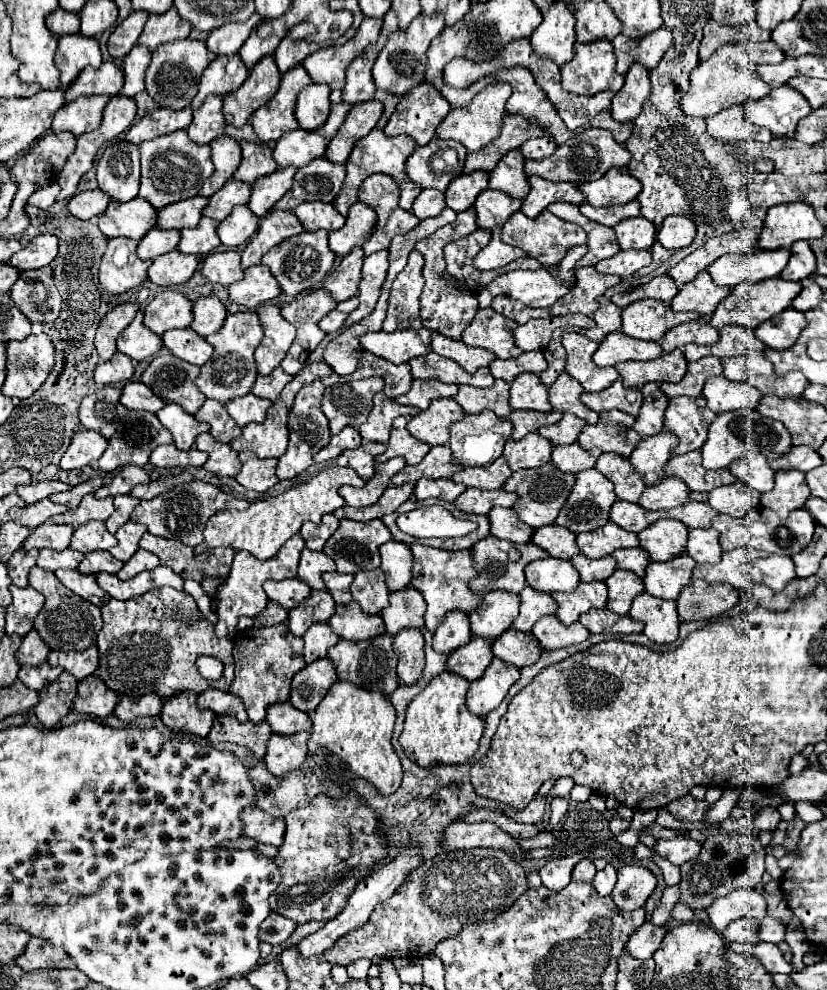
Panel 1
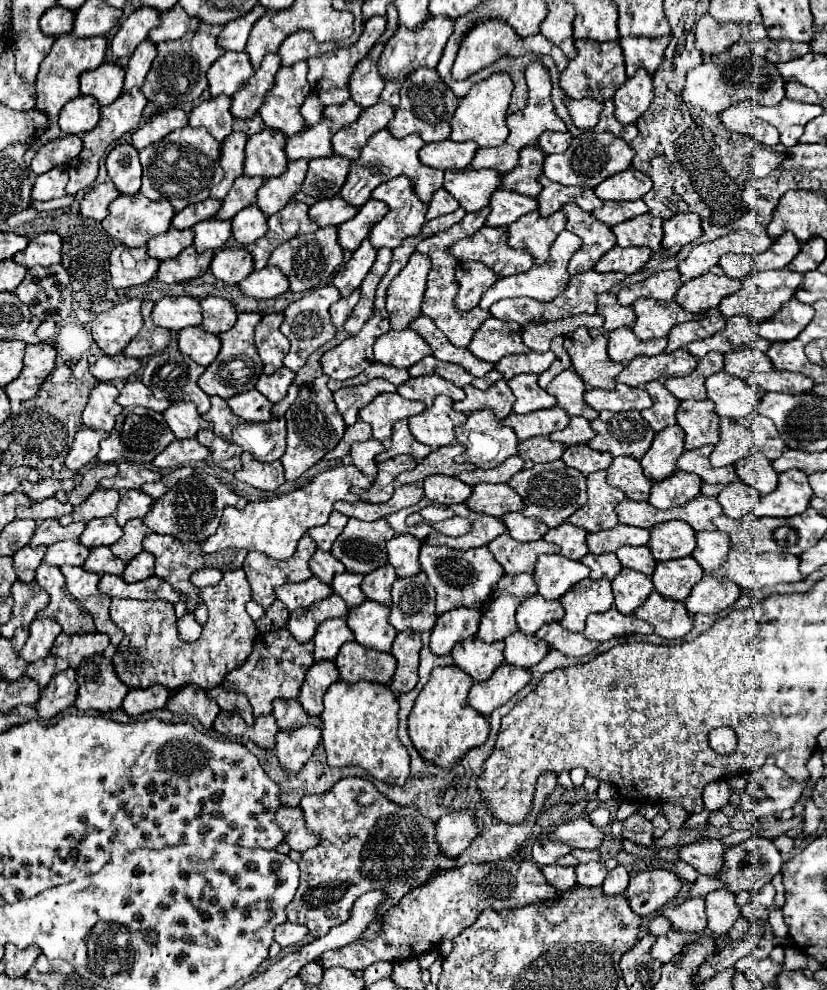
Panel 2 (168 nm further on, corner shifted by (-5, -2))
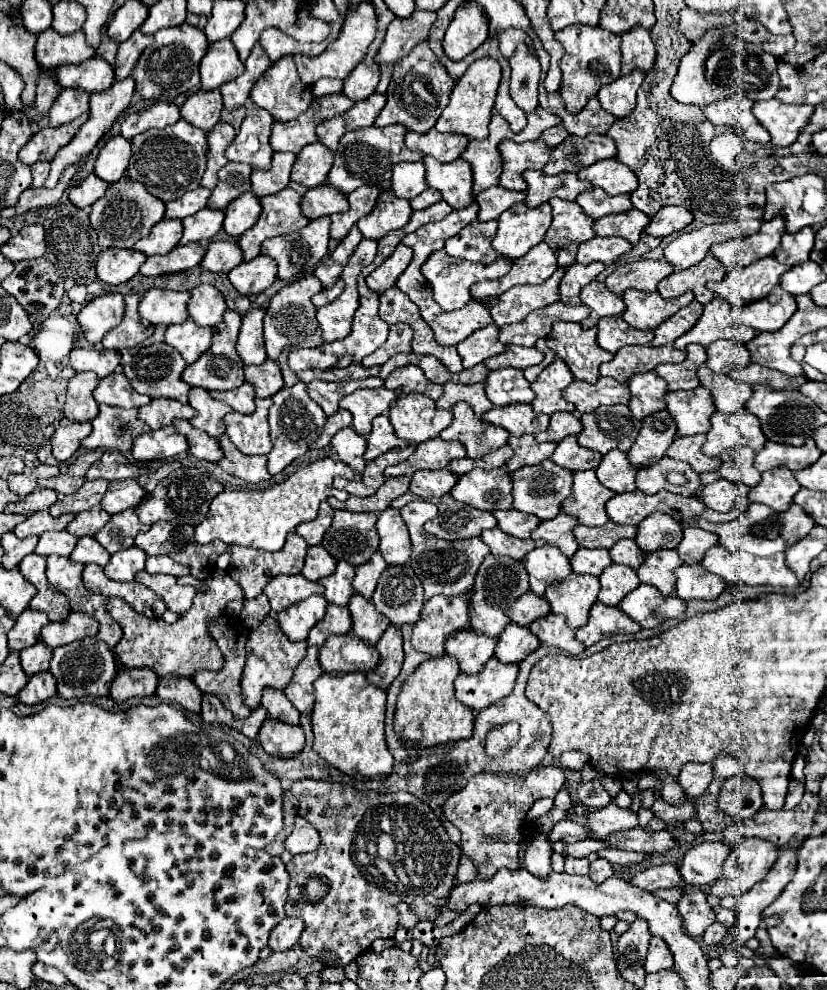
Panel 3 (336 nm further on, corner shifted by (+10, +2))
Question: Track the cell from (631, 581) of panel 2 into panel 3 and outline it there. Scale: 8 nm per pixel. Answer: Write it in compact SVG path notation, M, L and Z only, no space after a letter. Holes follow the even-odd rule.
M612 563L600 575L598 601L604 605L610 605L610 607L616 607L626 597L626 593L636 589L638 585L640 585L640 579L634 569Z

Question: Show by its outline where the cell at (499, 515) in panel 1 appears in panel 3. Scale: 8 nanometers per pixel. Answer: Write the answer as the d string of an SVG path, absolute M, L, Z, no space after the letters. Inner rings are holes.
M510 509L510 511L494 511L494 517L498 519L498 527L512 535L512 537L520 537L520 539L528 539L530 533L536 529L536 525L540 523L538 517Z

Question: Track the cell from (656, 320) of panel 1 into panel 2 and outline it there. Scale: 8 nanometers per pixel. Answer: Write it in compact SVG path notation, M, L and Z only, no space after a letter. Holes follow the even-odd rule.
M637 299L633 303L633 311L637 317L633 333L643 341L667 337L671 327L703 317L681 309L675 301L657 301L657 299Z

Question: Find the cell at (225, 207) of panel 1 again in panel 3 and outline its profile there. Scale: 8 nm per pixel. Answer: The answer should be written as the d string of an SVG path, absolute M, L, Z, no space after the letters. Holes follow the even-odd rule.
M226 163L218 173L220 181L212 191L208 207L226 209L232 199L236 199L240 193L250 191L250 171L252 167L248 163Z

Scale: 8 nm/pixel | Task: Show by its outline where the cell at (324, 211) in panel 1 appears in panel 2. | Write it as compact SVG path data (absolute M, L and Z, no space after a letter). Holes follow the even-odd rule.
M333 197L333 199L321 199L315 205L309 207L309 219L315 221L319 227L339 227L341 223L349 221L351 217L355 217L359 209L347 205L341 197Z

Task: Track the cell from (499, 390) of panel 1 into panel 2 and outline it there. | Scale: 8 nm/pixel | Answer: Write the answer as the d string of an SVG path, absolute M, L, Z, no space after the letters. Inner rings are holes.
M505 379L493 383L485 391L477 389L473 385L465 385L463 391L465 391L467 397L463 401L459 401L459 403L453 405L455 411L463 411L465 415L469 415L469 413L479 411L479 409L491 409L491 411L495 411L495 415L499 419L505 419L513 411L515 395L509 389L509 385L507 385Z

